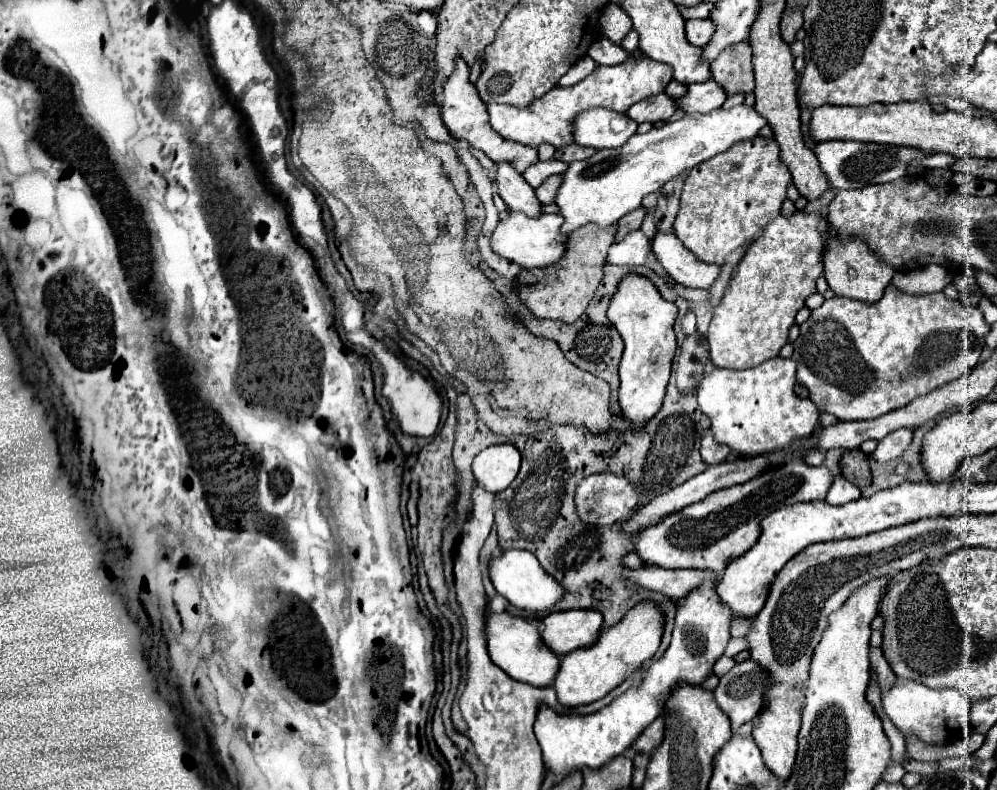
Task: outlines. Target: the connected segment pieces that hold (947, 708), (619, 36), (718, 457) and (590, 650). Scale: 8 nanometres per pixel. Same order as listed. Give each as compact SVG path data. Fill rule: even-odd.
M898 681L882 691L880 697L884 715L904 735L914 735L926 745L948 745L952 731L968 731L972 725L972 703L958 689L932 689L918 681Z
M606 3L604 9L602 9L602 15L600 15L600 29L602 33L614 41L616 45L624 39L624 35L632 29L630 27L630 17L626 13L620 11L620 7L616 3Z
M706 429L706 431L704 431L702 447L700 447L700 455L702 455L702 461L704 461L706 465L716 465L716 463L728 461L730 453L732 453L730 447L726 447L726 445L714 441L712 429Z
M638 603L618 627L610 627L610 631L600 631L600 637L590 647L580 647L560 659L560 669L554 679L554 689L558 693L558 701L564 707L578 707L586 703L594 703L610 693L616 685L624 681L624 677L636 669L640 669L660 647L662 639L662 623L664 617L660 609L652 603Z

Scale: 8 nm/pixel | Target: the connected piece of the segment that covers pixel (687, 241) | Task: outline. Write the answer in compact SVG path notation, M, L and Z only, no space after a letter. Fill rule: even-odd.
M758 135L758 139L740 141L730 151L698 163L688 173L680 197L680 211L674 221L674 235L698 261L722 265L728 253L748 243L748 237L760 233L760 227L766 227L780 215L790 183L792 175L780 159L776 139Z

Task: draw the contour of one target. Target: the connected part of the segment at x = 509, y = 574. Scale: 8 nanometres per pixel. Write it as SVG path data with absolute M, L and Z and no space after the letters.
M504 549L500 553L494 553L488 561L488 573L490 573L490 581L494 589L502 597L506 597L514 607L526 609L532 613L550 609L564 593L564 589L556 583L556 579L546 575L546 571L542 571L536 555L524 549Z

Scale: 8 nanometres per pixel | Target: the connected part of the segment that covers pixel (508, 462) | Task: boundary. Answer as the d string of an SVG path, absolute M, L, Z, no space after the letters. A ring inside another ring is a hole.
M510 443L492 445L480 451L472 463L476 483L494 495L504 491L516 479L518 469L520 453Z

